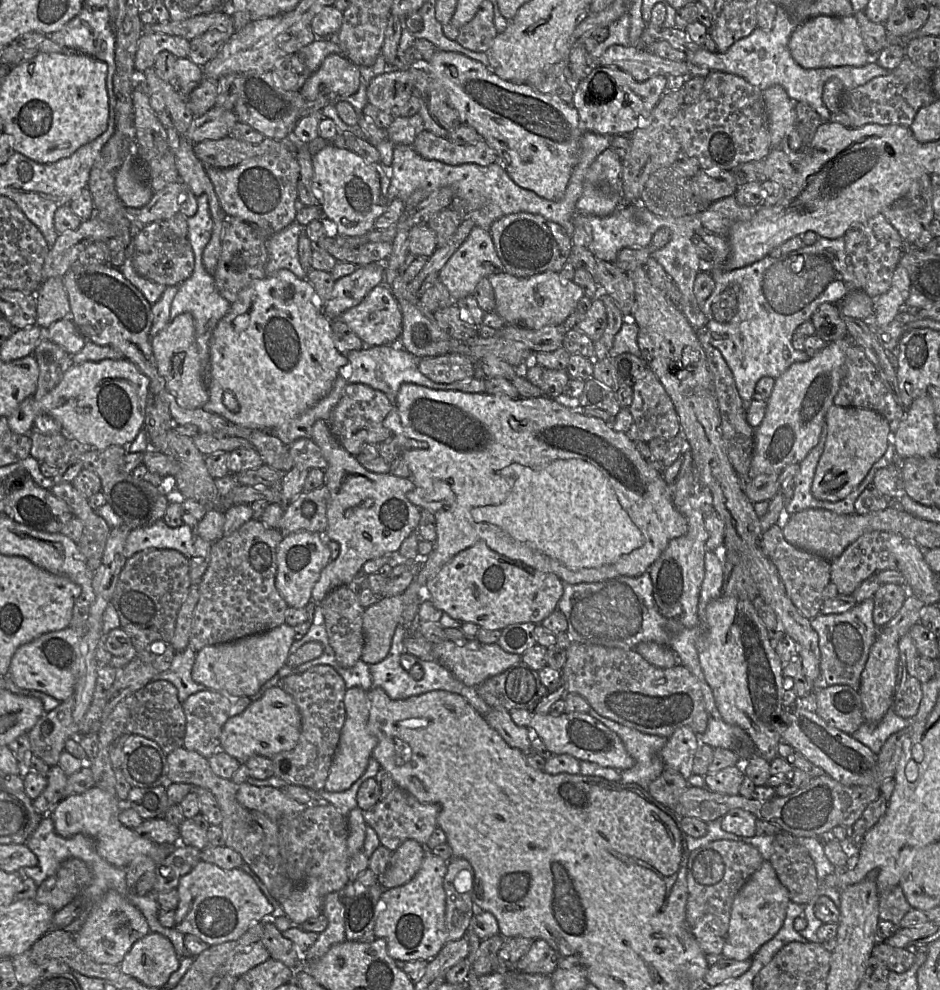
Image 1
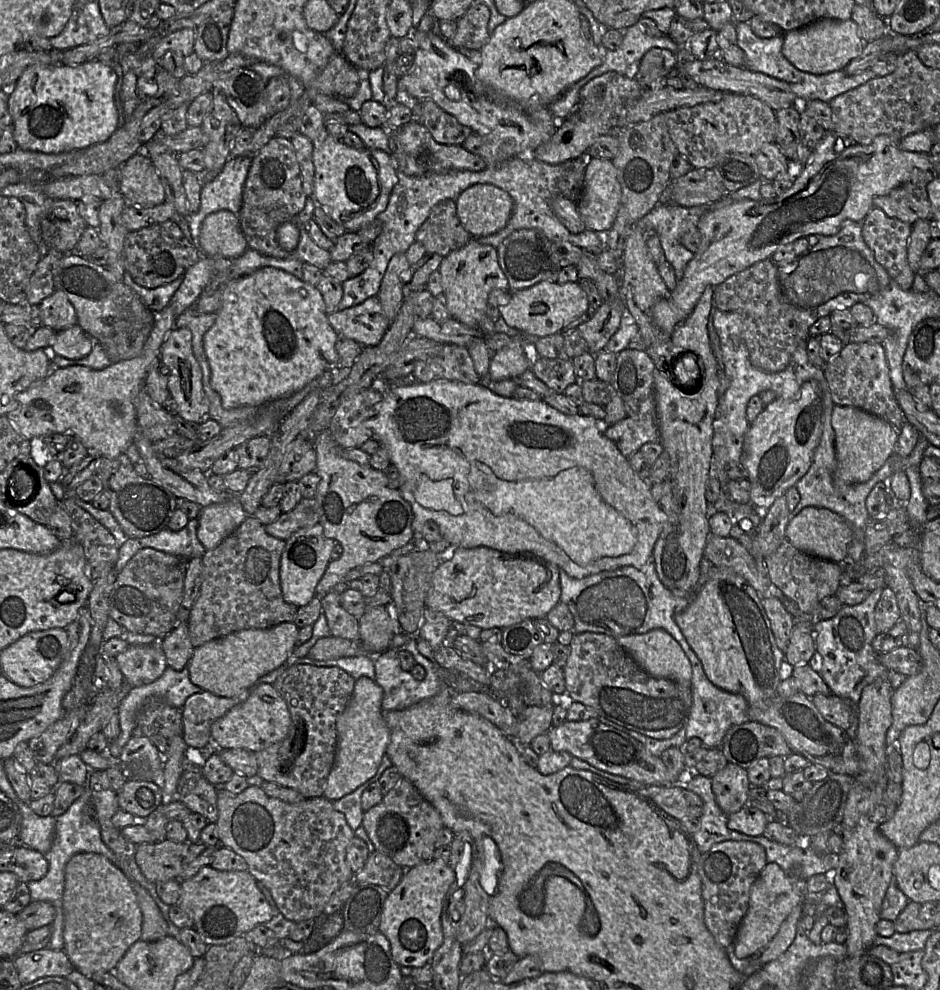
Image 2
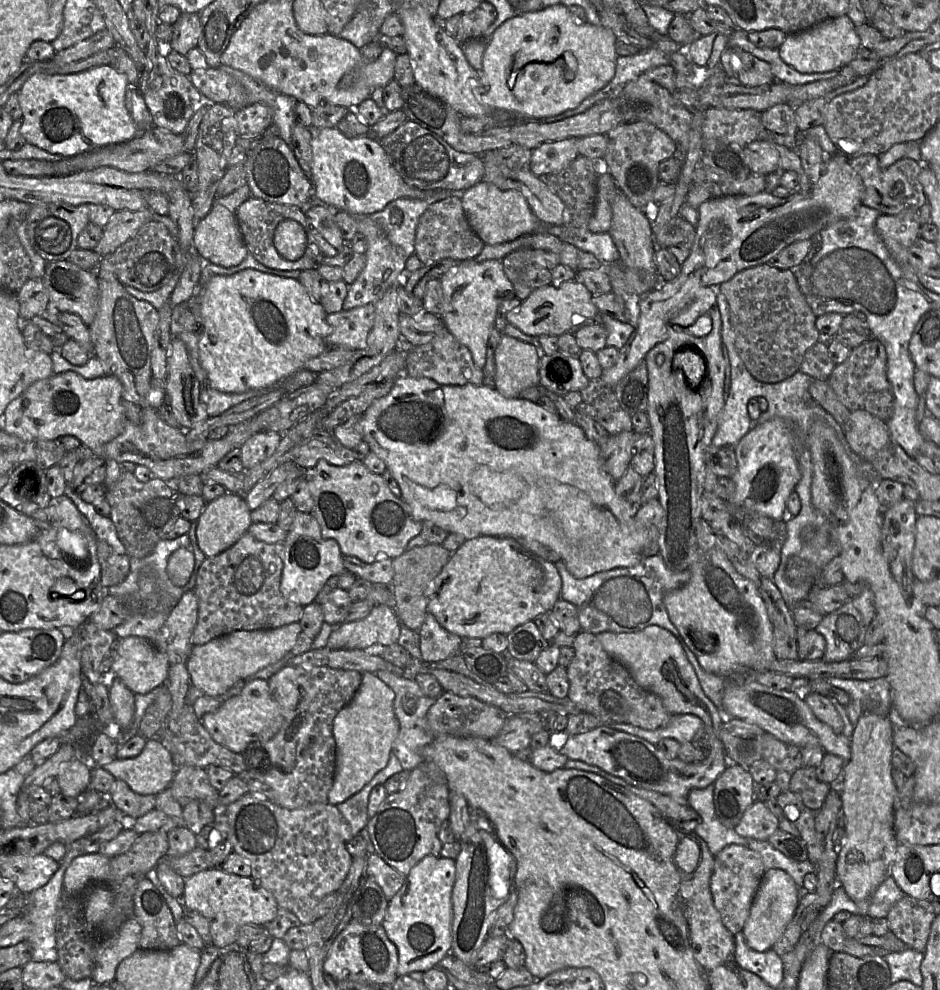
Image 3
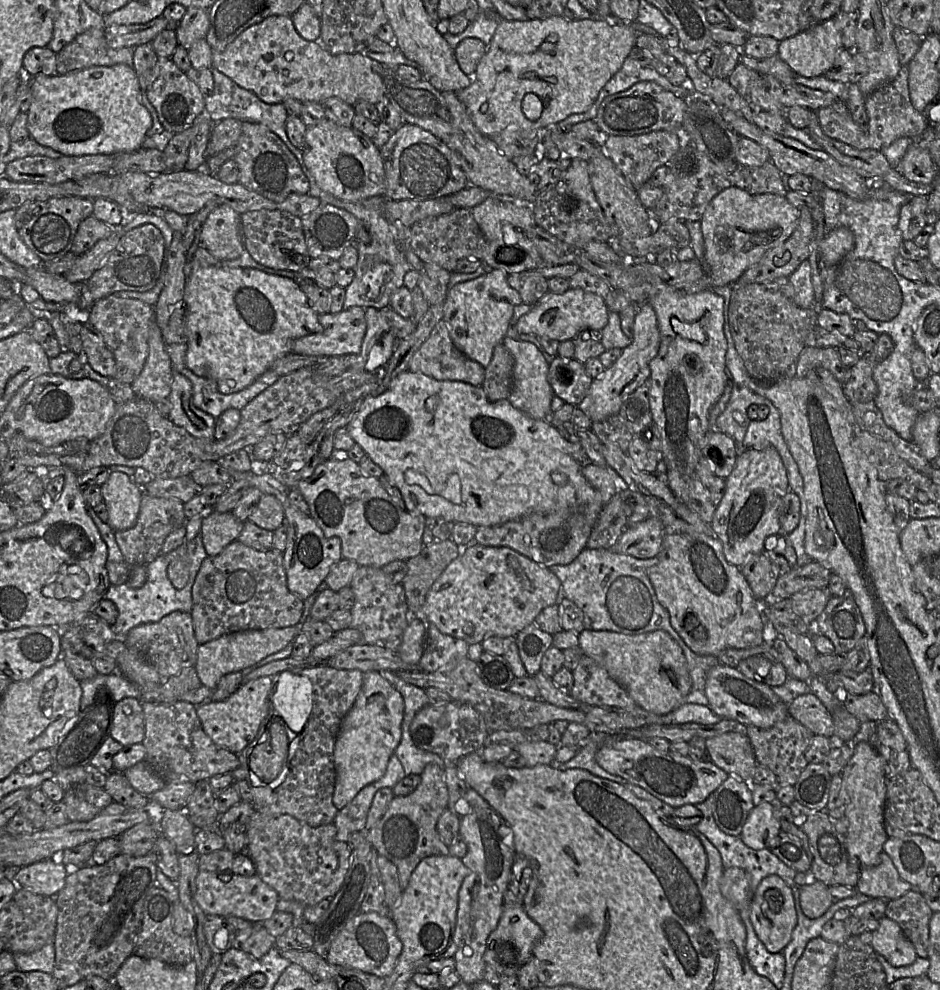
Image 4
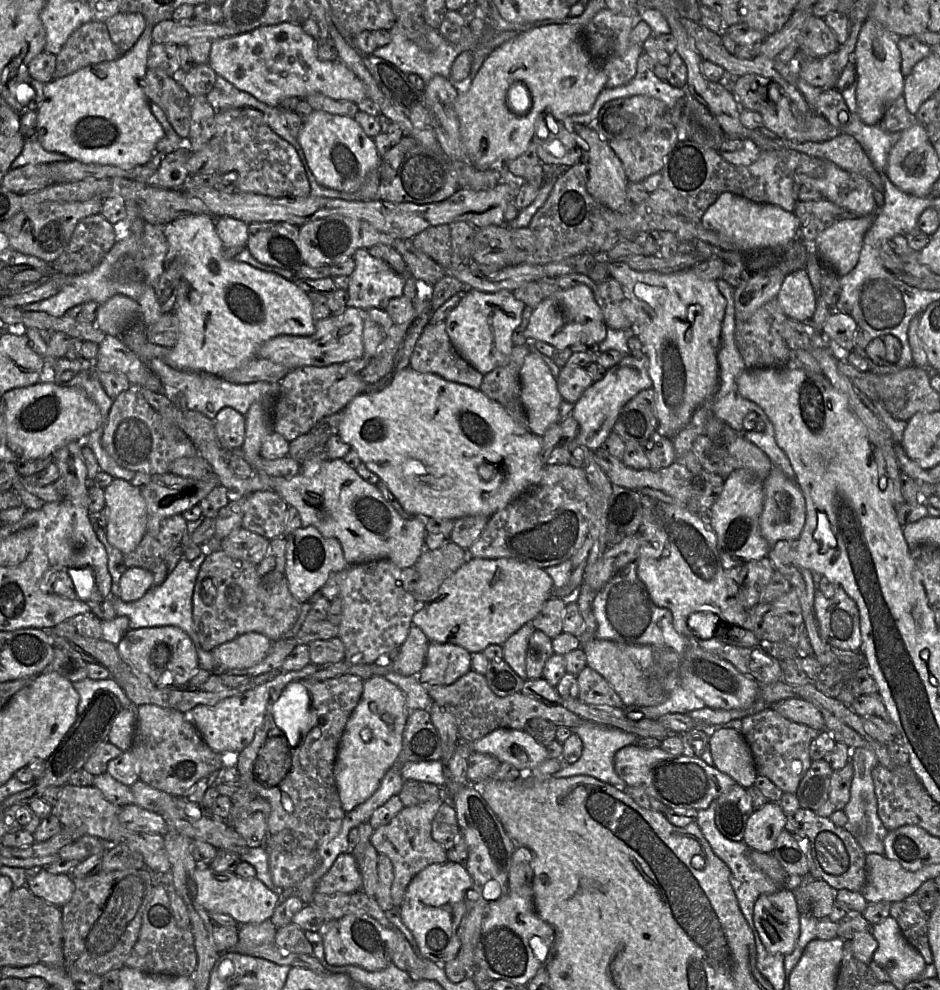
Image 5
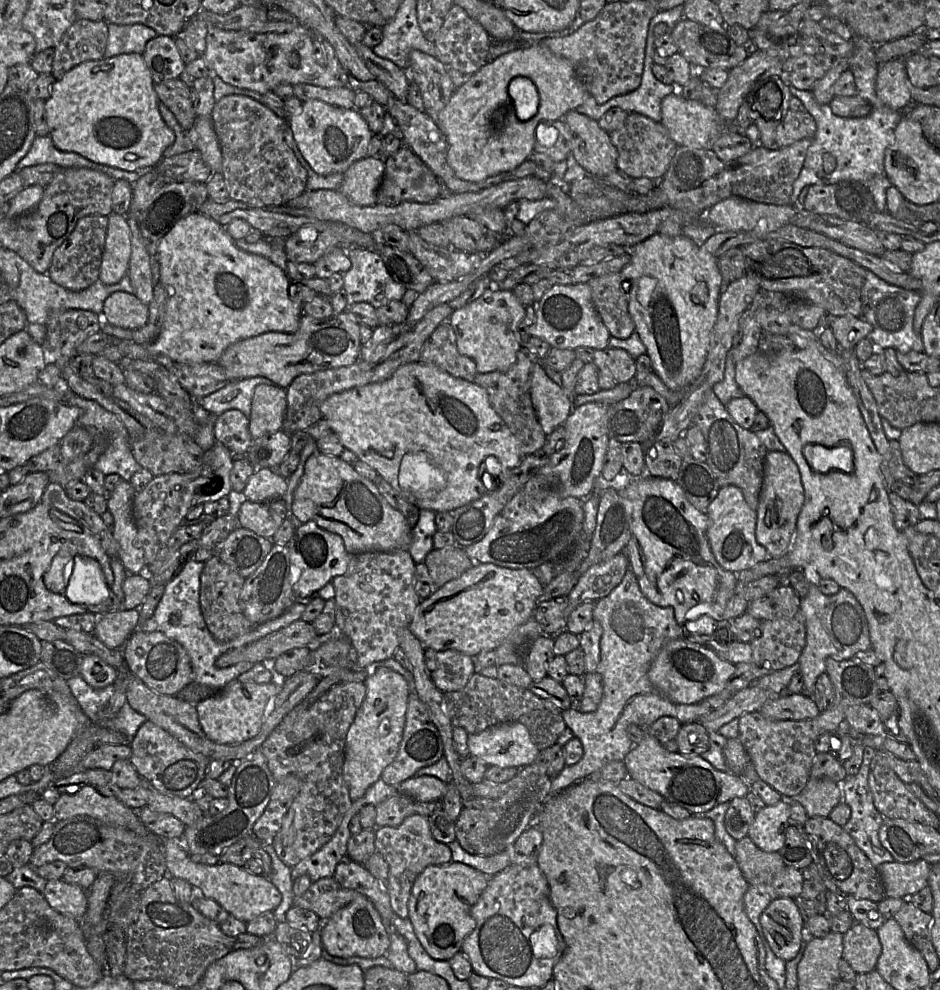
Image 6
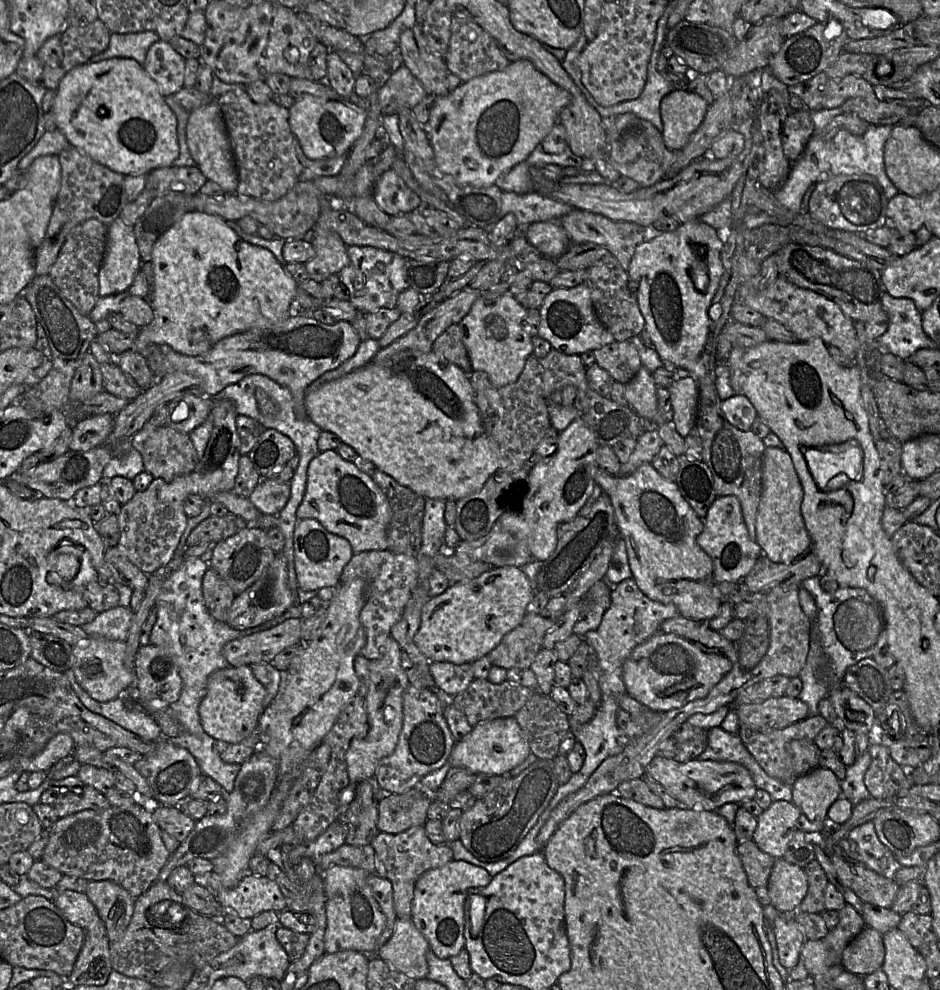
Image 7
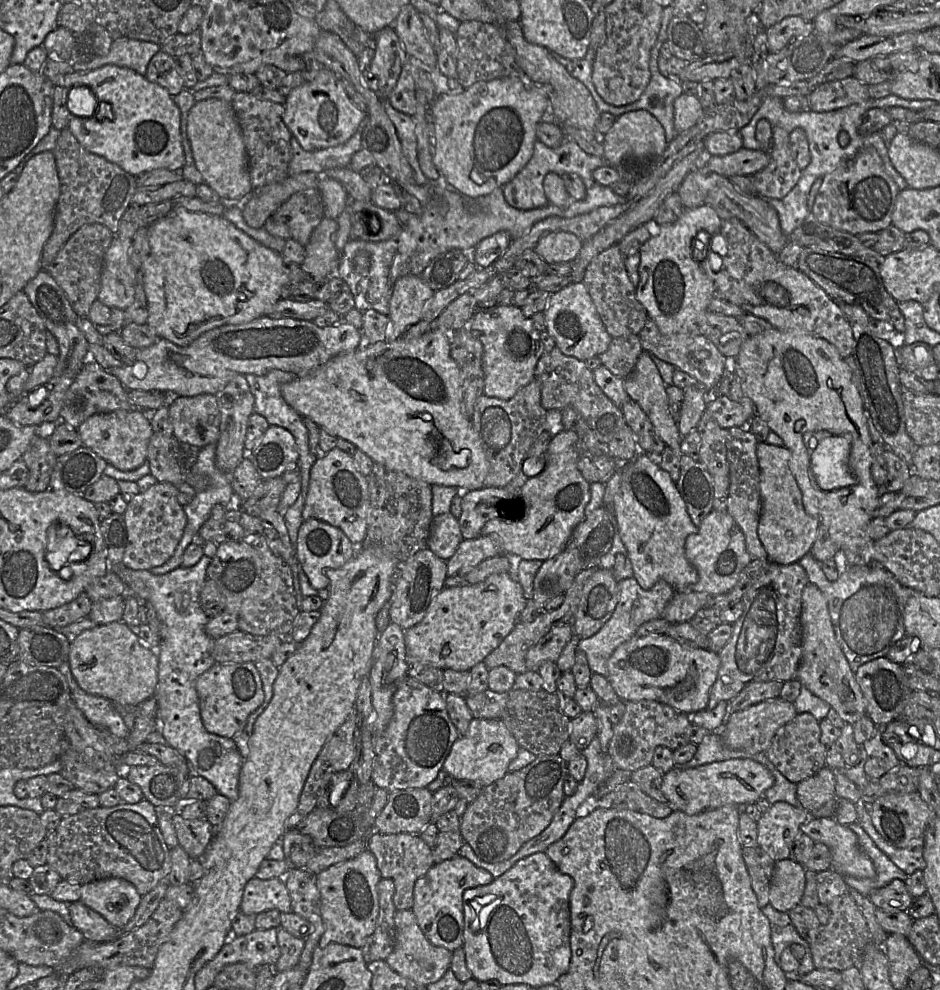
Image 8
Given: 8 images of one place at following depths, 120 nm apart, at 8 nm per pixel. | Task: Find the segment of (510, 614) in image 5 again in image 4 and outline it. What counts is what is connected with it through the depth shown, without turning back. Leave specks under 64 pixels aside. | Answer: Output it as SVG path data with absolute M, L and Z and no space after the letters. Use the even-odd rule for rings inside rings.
M471 543L458 558L452 561L432 585L420 616L426 623L433 623L441 633L464 640L468 645L482 643L489 637L515 637L534 623L545 608L561 598L561 582L547 567L541 566L508 547L488 547Z

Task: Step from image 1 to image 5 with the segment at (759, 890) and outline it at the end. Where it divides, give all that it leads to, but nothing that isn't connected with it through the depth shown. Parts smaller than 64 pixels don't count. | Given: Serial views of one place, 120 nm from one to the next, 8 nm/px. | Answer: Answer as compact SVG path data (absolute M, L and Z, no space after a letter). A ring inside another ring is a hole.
M781 888L758 897L753 908L754 925L770 954L793 951L800 934L800 913L794 892Z

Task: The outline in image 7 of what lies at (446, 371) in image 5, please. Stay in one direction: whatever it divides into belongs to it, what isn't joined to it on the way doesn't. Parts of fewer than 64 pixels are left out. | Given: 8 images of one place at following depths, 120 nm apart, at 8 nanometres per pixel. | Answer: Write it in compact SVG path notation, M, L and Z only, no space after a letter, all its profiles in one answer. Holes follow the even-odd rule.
M458 324L448 327L434 341L432 351L468 374L473 371L468 352L462 341L462 331Z

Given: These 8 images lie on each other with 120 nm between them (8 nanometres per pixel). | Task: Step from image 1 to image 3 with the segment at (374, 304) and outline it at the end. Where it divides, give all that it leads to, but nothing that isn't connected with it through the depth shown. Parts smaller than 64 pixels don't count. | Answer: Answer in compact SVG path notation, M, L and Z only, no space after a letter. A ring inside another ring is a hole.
M373 303L327 314L326 322L333 328L333 332L326 338L328 346L342 346L350 350L365 349L374 318Z

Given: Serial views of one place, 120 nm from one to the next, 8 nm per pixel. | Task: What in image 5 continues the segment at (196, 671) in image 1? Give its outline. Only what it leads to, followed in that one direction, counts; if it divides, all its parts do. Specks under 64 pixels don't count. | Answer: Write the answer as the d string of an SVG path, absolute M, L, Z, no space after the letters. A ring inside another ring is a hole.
M244 633L210 651L215 661L212 672L219 675L230 669L254 666L266 656L271 646L272 641L263 634Z

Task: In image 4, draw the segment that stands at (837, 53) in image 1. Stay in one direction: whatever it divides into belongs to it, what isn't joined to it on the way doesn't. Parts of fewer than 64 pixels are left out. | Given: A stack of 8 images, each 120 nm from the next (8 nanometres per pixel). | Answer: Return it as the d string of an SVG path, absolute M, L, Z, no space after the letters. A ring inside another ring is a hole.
M829 19L780 41L777 55L796 74L817 77L832 68L842 48L841 32L834 19Z

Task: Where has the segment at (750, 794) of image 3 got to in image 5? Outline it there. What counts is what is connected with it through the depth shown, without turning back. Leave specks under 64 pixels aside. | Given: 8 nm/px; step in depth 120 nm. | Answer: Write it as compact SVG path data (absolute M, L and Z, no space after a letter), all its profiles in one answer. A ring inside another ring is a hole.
M735 783L716 800L715 823L718 830L730 840L743 840L746 823L754 811L747 789Z

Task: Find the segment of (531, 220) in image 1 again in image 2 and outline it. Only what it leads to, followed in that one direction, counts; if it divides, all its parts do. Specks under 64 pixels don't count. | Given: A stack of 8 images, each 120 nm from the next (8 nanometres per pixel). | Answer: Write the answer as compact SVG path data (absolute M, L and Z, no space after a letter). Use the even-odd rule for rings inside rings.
M519 229L512 232L496 248L501 269L509 282L509 292L522 290L541 281L556 282L559 269L551 260L552 241L540 230Z

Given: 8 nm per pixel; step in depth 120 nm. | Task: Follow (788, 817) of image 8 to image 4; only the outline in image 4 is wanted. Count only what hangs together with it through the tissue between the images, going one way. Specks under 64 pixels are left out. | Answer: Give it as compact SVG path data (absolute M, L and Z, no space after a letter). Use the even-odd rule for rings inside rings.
M761 803L749 813L739 836L749 848L769 849L770 842L781 831L774 807L775 803Z

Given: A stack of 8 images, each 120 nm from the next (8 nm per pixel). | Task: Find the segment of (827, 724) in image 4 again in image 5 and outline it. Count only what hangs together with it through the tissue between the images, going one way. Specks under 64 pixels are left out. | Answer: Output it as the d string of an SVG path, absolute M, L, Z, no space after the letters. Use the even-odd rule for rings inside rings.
M788 698L775 703L771 707L793 722L807 725L818 731L826 730L821 711L808 700Z

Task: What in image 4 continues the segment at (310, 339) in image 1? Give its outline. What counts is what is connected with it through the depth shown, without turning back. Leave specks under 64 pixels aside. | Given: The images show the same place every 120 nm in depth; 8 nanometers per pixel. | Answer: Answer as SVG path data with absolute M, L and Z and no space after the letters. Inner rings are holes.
M207 266L192 270L186 279L183 302L188 309L188 342L185 364L196 375L216 382L217 389L222 394L235 393L252 384L259 376L271 368L274 361L291 352L292 344L296 339L323 332L323 326L319 322L319 314L311 307L306 294L296 280L271 275L253 268L222 268Z

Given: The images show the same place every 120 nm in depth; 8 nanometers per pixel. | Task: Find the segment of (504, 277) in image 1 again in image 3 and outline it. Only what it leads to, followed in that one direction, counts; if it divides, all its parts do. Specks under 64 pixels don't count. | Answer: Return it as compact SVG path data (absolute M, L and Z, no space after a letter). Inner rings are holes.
M577 280L563 282L559 287L552 284L534 290L517 309L505 315L507 322L529 336L575 335L576 326L586 320L600 322L599 311L592 302L592 293Z

